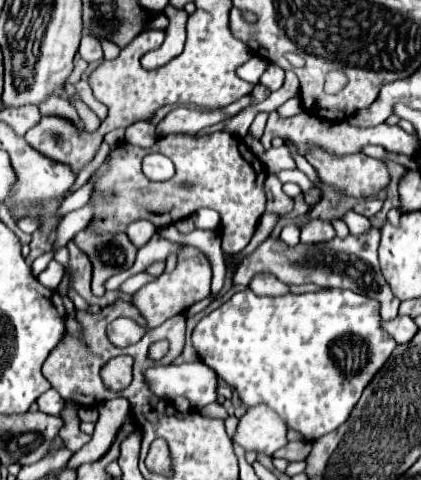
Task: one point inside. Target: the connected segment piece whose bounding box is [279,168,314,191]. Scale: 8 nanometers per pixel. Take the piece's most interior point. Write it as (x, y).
(296, 176)

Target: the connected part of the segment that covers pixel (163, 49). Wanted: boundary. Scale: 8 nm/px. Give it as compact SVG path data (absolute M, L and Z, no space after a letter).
M165 6L163 14L169 18L169 26L165 28L165 42L157 50L151 50L141 58L141 66L147 70L151 66L159 66L159 60L173 60L185 46L185 24L189 18L187 12Z

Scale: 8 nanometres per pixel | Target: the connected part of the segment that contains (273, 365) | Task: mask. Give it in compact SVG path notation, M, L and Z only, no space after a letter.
M245 288L235 292L195 326L193 346L197 356L235 388L249 408L265 402L287 420L291 430L299 430L307 440L317 440L337 430L349 418L363 388L397 346L381 328L379 320L379 302L351 290L321 290L267 298Z

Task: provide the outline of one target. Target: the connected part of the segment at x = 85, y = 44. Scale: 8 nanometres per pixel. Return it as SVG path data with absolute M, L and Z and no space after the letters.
M85 34L81 38L81 46L79 46L79 54L83 60L87 62L101 62L103 60L103 50L97 38L91 38L89 34Z

